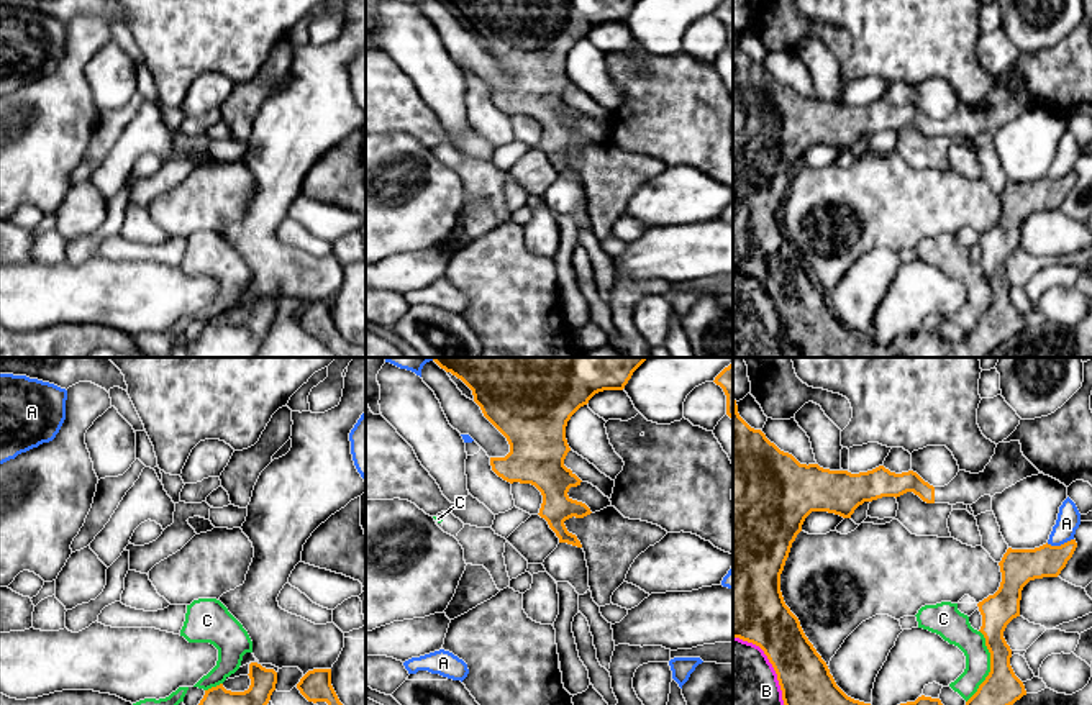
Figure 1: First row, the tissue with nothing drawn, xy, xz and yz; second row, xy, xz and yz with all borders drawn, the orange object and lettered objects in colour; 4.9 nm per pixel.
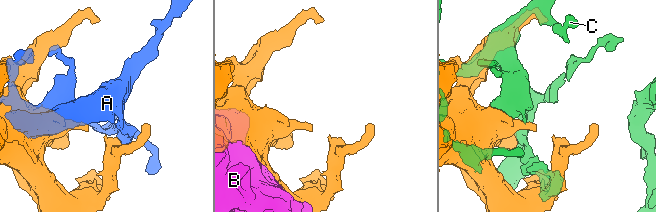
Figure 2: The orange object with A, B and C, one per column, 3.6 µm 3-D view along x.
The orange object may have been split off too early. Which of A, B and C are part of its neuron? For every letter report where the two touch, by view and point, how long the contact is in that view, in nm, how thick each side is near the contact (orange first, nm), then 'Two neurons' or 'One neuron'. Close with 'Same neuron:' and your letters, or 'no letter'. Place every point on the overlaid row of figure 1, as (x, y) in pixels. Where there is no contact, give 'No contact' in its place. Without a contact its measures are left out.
A: Touches orange at yz (1061, 545). Shared border 140 nm. Thickness 180 nm (orange) against 110 nm. Two neurons
B: Touches orange at yz (769, 661). Shared border 420 nm. Thickness 300 nm (orange) against 320 nm. Two neurons
C: Touches orange at yz (991, 666). Shared border 360 nm. Thickness 180 nm (orange) against 150 nm. Two neurons
Same neuron: no letter

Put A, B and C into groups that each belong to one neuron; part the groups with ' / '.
A / B / C

